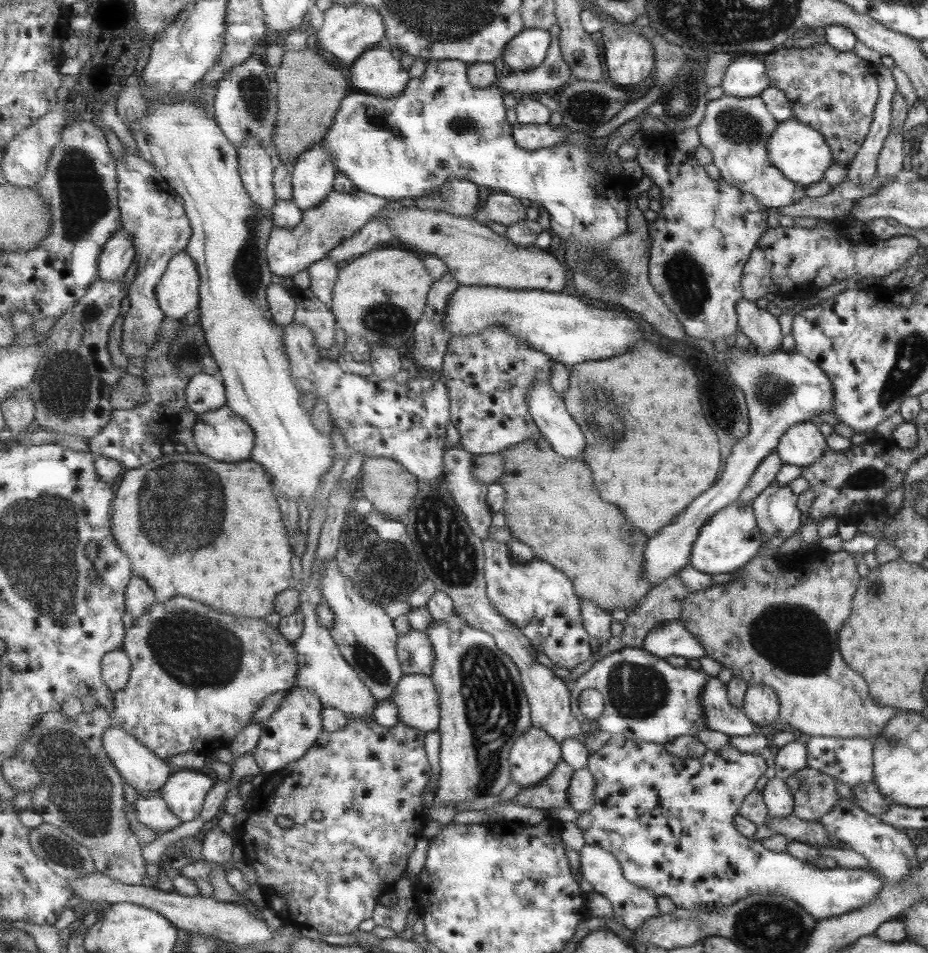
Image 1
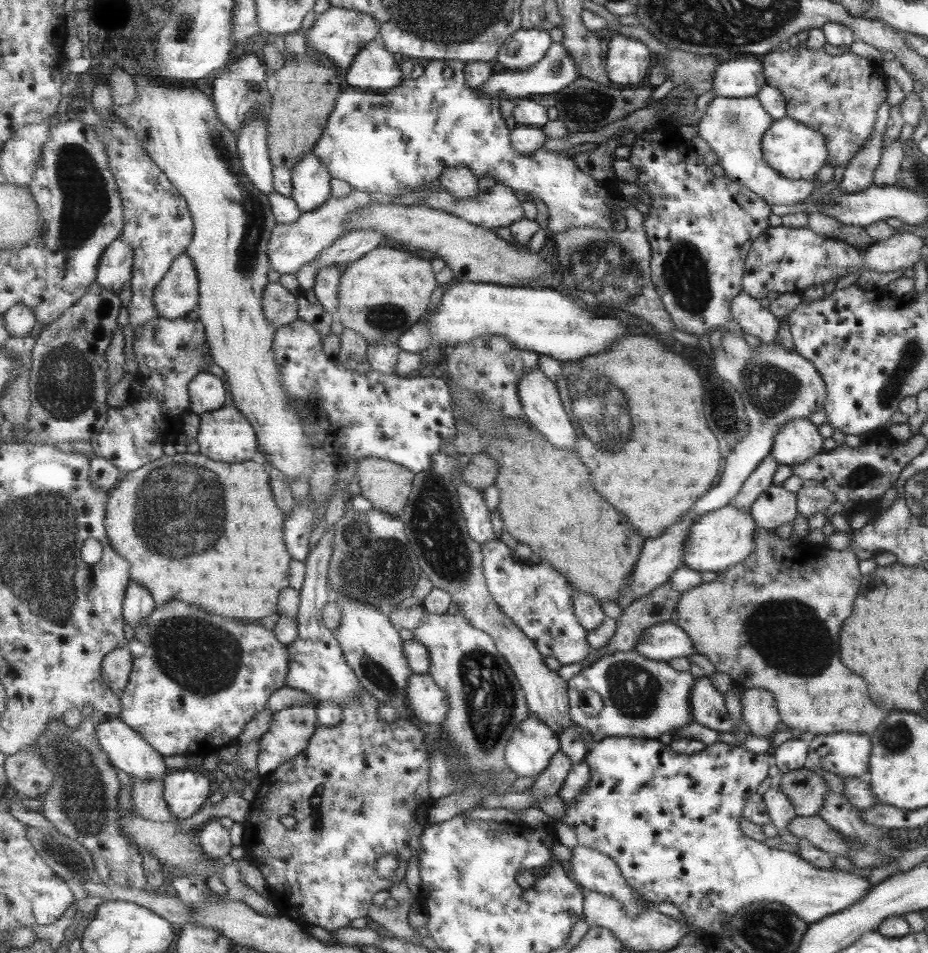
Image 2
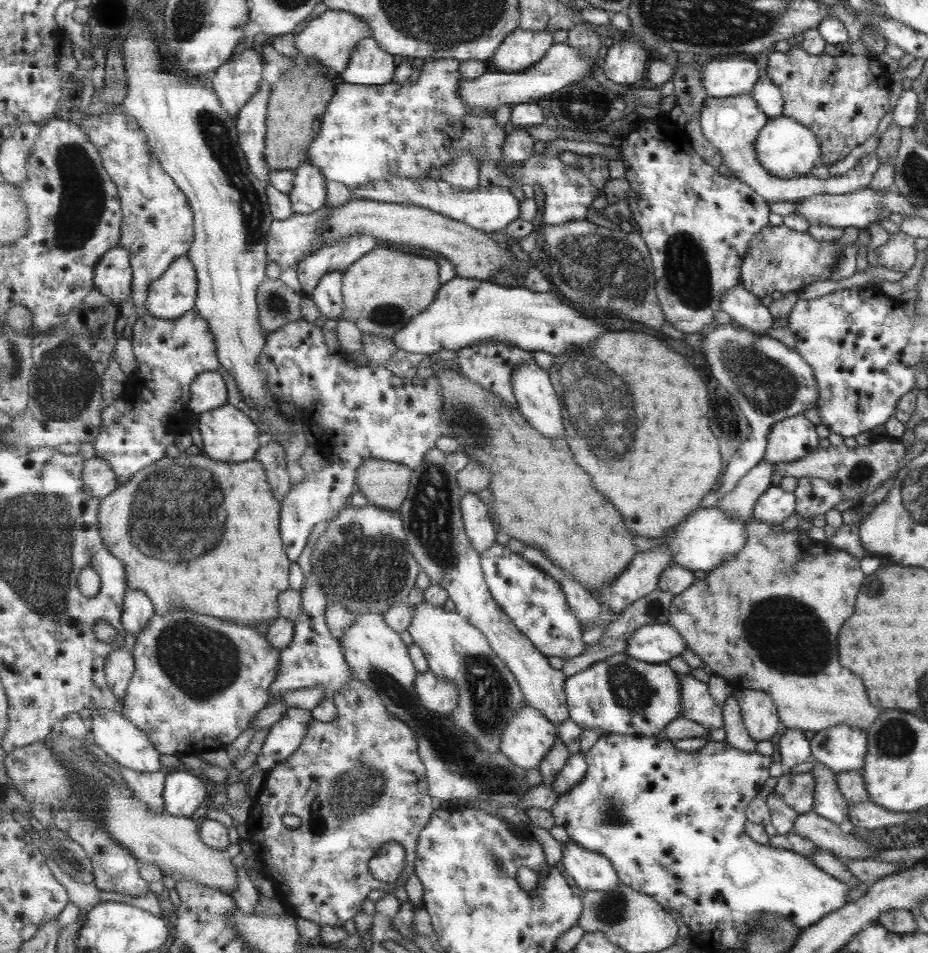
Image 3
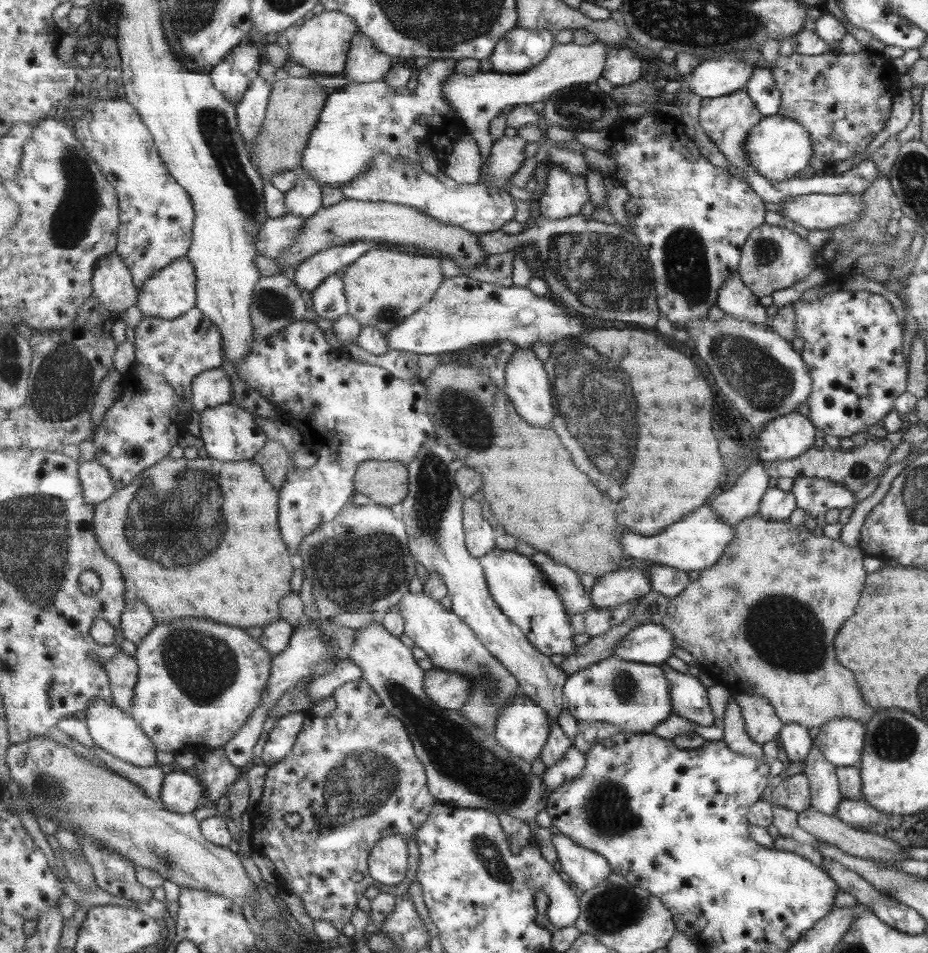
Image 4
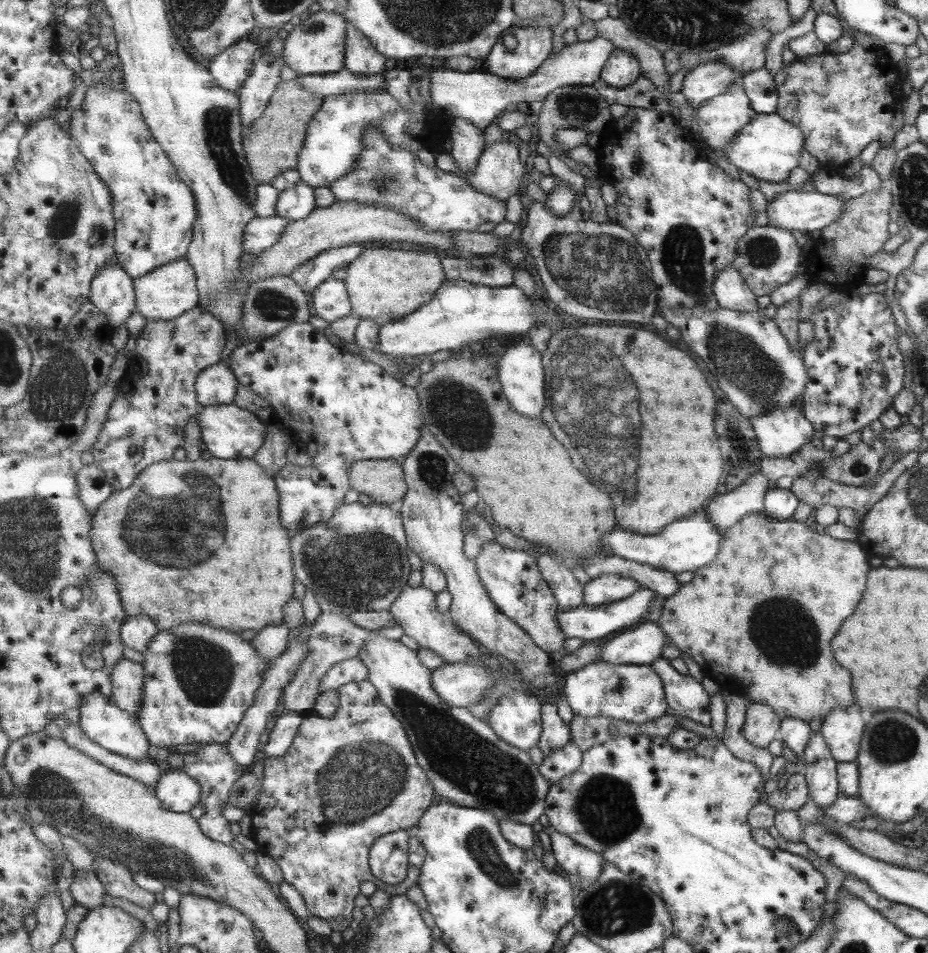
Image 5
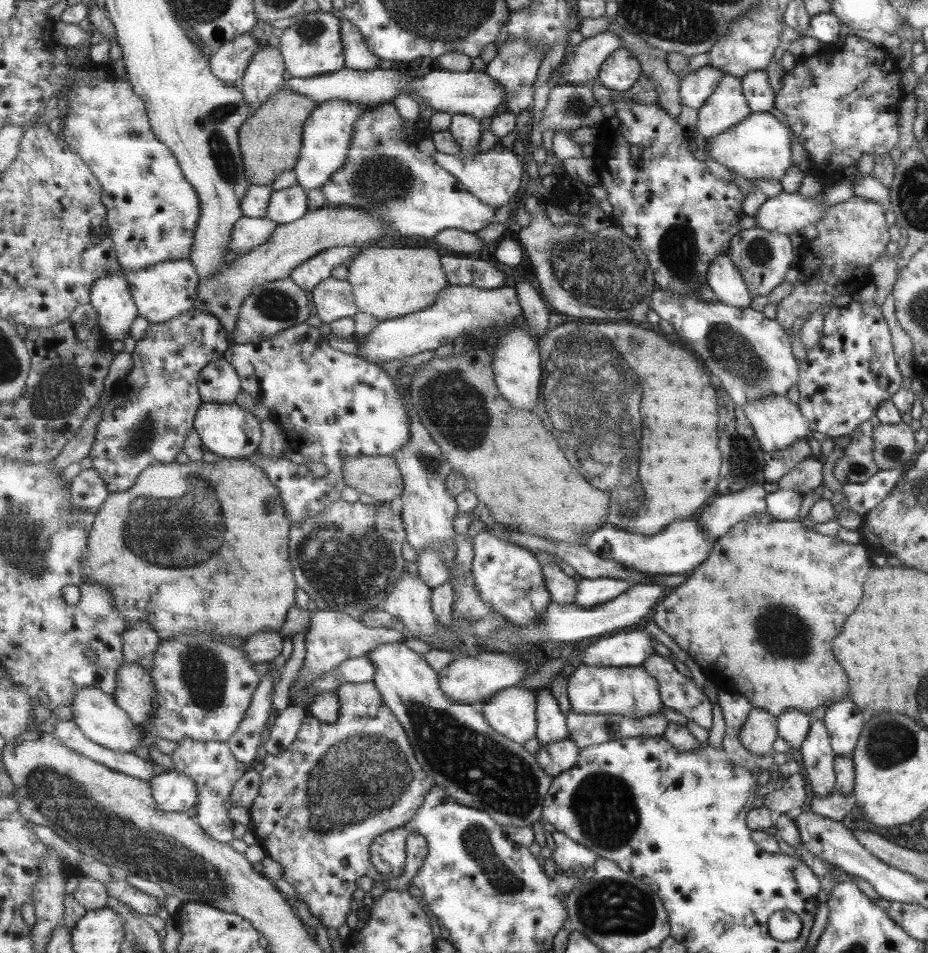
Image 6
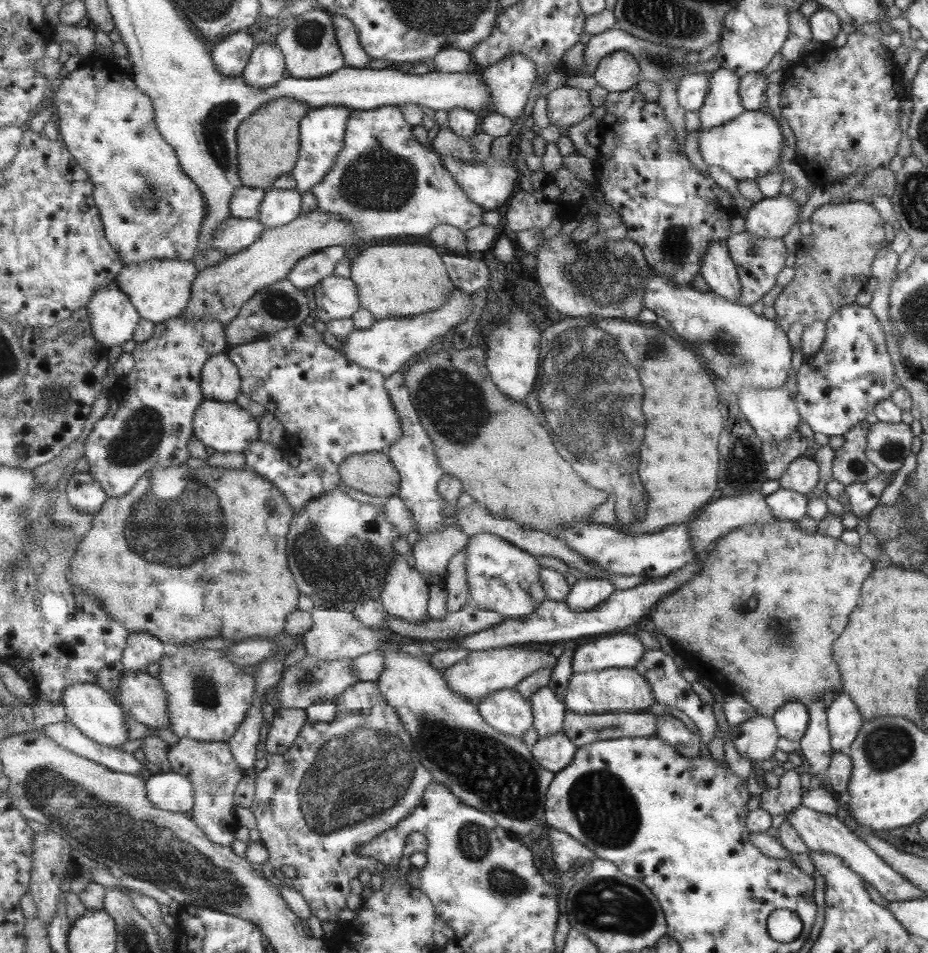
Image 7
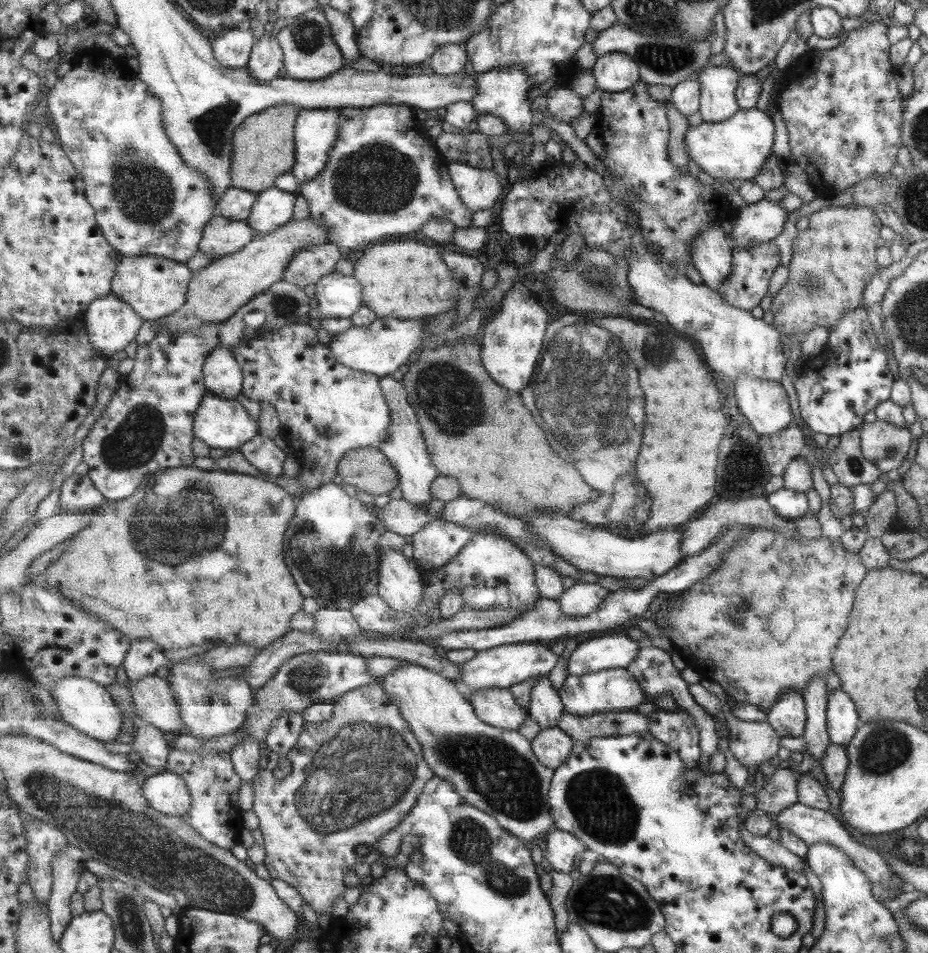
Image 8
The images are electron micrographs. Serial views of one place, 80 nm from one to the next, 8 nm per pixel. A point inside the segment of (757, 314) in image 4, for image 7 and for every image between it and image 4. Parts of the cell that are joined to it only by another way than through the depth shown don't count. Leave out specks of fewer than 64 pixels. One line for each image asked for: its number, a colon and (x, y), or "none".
5: (732, 292)
6: (724, 277)
7: (719, 269)

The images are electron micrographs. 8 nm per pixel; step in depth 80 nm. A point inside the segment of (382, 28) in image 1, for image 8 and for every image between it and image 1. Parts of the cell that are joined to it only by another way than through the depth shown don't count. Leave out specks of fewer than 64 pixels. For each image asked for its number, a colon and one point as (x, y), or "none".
2: (339, 33)
3: (330, 39)
4: (321, 44)
5: (317, 45)
6: (312, 46)
7: (309, 42)
8: (311, 53)

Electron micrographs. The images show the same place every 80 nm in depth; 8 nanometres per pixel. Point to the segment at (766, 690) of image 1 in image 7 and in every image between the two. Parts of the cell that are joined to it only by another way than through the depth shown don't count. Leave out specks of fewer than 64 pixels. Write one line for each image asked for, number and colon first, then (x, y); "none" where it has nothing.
2: (760, 714)
3: (760, 717)
4: (763, 725)
5: (762, 725)
6: (758, 735)
7: (756, 739)

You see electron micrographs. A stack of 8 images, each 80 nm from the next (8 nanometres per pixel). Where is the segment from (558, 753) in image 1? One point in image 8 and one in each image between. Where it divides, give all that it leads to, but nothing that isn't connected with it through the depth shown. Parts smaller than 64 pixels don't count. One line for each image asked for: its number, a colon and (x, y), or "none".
2: (529, 752)
3: (530, 736)
4: (523, 727)
5: (517, 719)
6: (512, 712)
7: (507, 711)
8: (497, 707)

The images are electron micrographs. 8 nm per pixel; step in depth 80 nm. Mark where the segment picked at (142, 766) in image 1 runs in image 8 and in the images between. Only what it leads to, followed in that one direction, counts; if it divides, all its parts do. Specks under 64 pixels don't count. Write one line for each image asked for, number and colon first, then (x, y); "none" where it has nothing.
2: (128, 750)
3: (120, 738)
4: (114, 729)
5: (115, 729)
6: (96, 712)
7: (97, 712)
8: (83, 703)

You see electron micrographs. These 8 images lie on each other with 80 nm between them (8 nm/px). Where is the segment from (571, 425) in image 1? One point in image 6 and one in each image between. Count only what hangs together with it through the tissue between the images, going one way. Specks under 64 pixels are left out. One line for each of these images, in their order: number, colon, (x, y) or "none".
2: (540, 396)
3: (538, 400)
4: (528, 385)
5: (521, 369)
6: (519, 371)

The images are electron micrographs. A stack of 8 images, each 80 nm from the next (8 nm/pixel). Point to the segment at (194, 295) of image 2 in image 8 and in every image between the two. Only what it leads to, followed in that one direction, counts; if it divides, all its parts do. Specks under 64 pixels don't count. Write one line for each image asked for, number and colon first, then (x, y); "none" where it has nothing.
3: (175, 293)
4: (173, 291)
5: (167, 293)
6: (163, 291)
7: (161, 289)
8: (154, 286)

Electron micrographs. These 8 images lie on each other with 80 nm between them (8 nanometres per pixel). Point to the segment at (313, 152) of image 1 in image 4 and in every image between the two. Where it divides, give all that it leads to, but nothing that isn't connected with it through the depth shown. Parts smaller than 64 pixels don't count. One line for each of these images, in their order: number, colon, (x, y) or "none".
2: (312, 181)
3: (309, 194)
4: (306, 199)

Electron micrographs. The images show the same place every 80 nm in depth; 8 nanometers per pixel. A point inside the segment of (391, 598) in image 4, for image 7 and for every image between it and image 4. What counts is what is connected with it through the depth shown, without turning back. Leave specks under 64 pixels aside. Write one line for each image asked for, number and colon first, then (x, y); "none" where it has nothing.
5: (357, 562)
6: (348, 559)
7: (346, 546)

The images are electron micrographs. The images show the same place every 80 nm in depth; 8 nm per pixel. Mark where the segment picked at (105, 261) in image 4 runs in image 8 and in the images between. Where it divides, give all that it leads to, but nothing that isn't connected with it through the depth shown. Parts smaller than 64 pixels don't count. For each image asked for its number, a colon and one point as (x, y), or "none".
5: (114, 291)
6: (112, 296)
7: (114, 317)
8: (112, 324)

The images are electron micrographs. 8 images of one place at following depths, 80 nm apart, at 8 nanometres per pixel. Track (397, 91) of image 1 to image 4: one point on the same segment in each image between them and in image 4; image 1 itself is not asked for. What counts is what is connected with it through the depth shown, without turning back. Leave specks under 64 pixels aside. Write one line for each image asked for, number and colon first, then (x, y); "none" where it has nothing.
2: (375, 69)
3: (370, 65)
4: (366, 63)

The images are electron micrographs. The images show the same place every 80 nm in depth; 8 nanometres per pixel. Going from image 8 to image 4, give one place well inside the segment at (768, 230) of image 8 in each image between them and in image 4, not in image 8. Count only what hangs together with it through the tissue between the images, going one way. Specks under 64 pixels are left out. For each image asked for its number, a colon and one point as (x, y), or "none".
4: (812, 211)
5: (792, 210)
6: (784, 213)
7: (769, 217)

